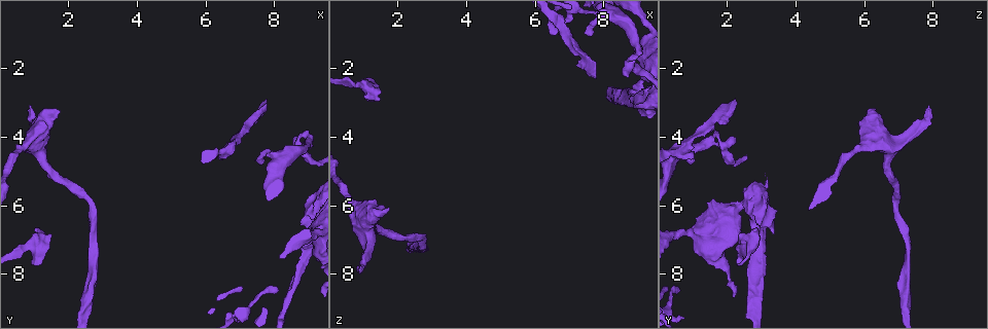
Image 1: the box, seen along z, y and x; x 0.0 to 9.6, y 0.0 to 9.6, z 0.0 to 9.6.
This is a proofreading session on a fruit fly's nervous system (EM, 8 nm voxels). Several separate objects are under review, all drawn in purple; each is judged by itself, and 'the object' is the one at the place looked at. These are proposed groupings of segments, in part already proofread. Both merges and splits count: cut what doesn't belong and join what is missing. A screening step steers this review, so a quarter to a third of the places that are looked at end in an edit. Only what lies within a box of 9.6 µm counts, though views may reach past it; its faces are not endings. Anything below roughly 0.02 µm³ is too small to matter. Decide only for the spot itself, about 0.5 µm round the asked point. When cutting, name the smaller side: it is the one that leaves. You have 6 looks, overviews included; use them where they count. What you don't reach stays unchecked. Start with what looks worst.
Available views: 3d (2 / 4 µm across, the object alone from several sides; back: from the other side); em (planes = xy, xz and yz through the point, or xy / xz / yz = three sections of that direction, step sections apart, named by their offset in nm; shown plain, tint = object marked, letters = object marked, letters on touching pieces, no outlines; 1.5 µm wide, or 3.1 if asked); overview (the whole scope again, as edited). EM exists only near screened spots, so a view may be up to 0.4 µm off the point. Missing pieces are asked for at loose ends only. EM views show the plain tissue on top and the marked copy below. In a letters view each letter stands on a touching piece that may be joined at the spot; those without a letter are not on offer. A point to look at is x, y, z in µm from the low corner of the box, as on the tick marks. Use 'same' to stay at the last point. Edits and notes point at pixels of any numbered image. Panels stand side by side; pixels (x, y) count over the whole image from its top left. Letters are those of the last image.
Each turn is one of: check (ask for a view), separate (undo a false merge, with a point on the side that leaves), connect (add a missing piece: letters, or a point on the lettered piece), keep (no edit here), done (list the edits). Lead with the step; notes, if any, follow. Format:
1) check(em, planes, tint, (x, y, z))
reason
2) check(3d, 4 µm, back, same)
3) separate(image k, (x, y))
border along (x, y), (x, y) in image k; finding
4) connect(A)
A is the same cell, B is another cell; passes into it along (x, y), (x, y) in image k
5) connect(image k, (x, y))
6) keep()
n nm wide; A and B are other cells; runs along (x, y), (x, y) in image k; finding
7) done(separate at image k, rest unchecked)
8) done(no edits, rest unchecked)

check(em, xz, step 4, tint, (0.90, 3.15, 7.90))
free end

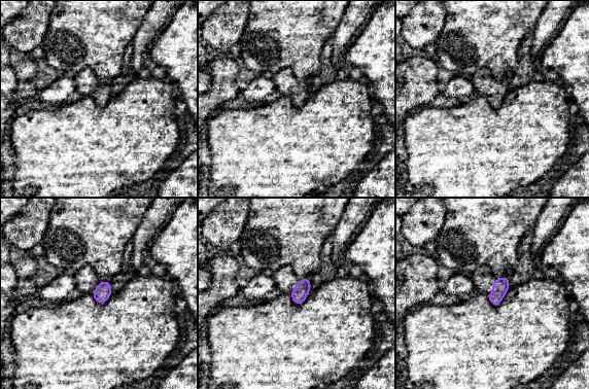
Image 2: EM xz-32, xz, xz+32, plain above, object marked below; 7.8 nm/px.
check(em, planes, letters, same)

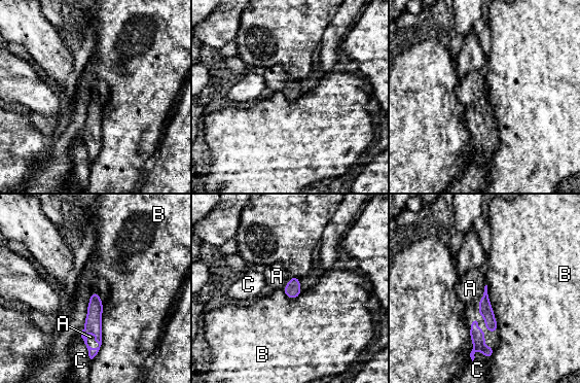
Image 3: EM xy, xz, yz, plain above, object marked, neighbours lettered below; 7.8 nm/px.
connect(A)
B touches over 460 nm; A is the same cell, B and C are other cells; it goes on there

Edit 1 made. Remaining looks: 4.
check(em, planes, tint, (8.75, 3.85, 1.75))
an open end

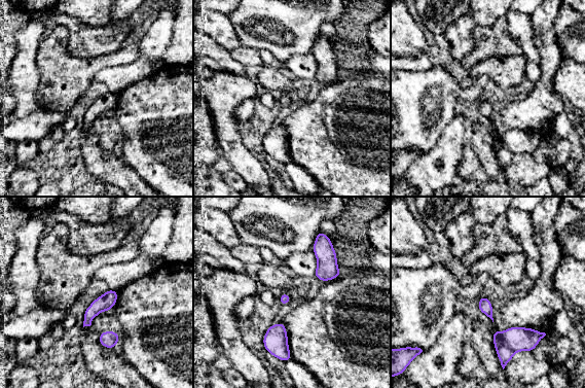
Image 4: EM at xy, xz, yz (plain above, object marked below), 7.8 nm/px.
check(em, planes, letters, same)

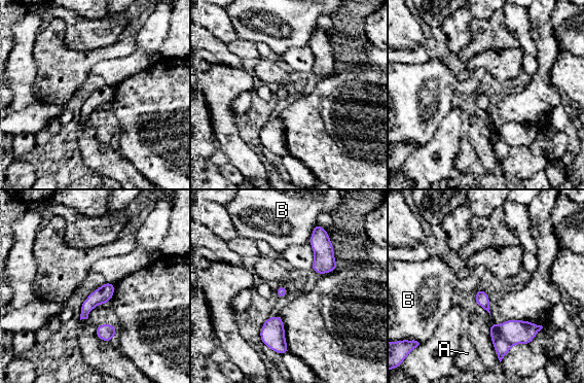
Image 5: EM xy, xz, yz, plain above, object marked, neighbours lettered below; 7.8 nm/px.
separate(image 5, (502, 347))
A and B are other cells; border along (497, 325), (497, 334), (511, 345) in image 5; two neurons meet here

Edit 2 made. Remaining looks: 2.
done(connect at image 3, separate at image 5, rest unchecked)

